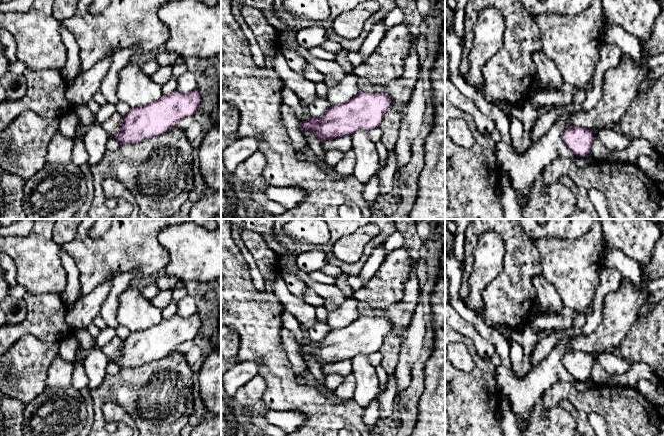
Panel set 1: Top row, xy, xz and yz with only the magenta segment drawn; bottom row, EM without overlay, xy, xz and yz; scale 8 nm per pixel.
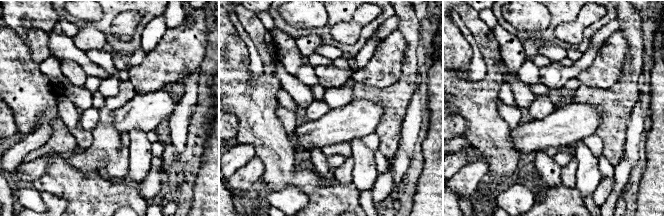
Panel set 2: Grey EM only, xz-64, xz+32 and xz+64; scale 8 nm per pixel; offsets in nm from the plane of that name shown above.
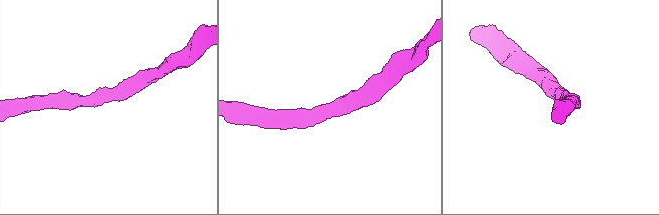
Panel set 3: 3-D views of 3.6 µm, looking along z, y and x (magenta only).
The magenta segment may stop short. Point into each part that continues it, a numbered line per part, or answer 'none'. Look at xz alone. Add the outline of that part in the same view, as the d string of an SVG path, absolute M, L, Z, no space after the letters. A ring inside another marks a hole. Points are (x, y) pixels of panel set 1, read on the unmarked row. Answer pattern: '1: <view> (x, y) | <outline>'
none

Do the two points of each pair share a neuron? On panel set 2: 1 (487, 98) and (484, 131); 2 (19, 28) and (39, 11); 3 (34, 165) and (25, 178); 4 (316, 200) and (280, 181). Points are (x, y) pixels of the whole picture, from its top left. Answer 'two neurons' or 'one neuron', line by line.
1: one neuron
2: one neuron
3: one neuron
4: one neuron

